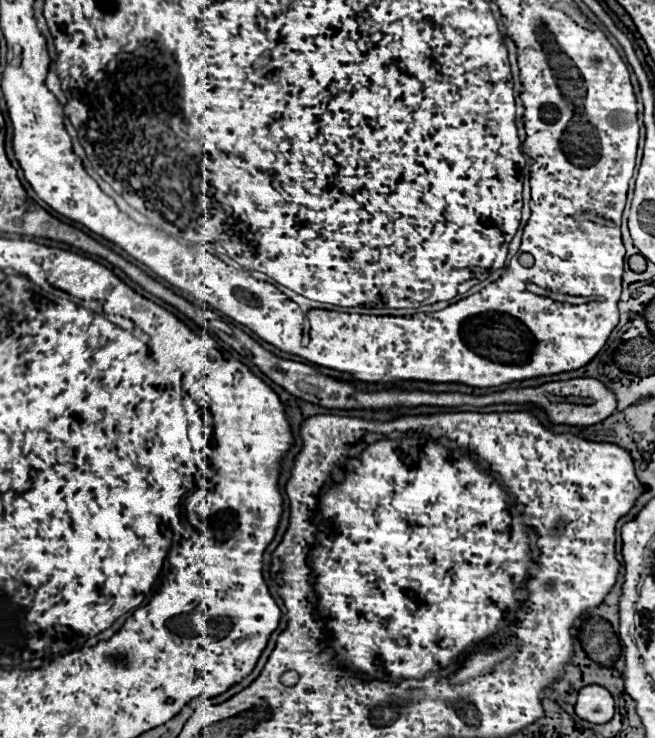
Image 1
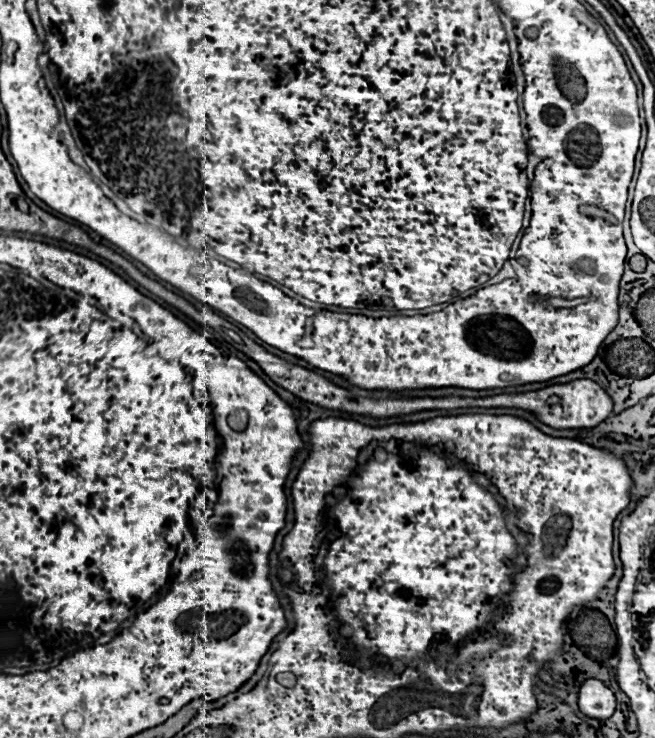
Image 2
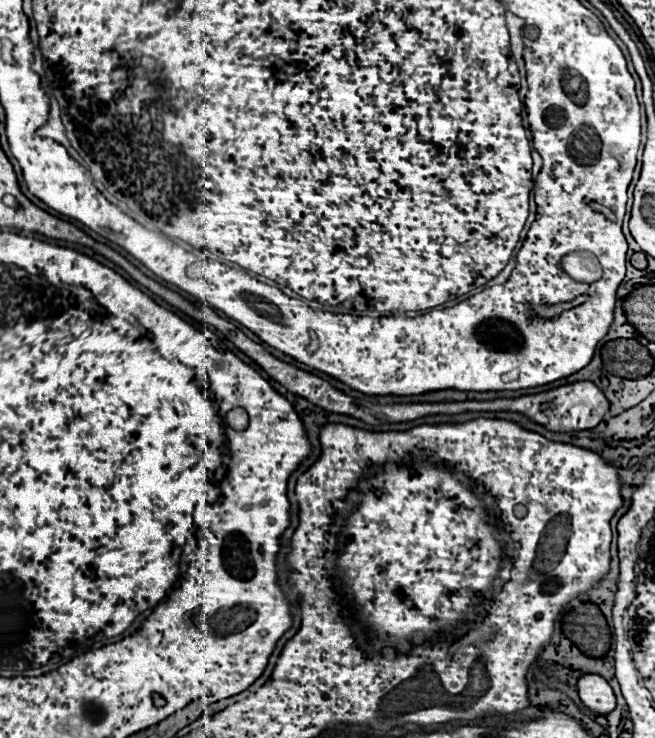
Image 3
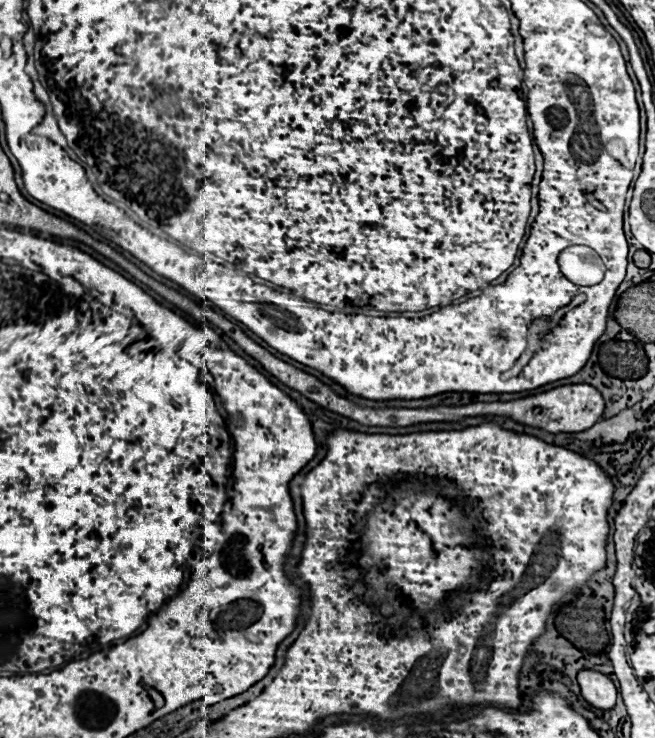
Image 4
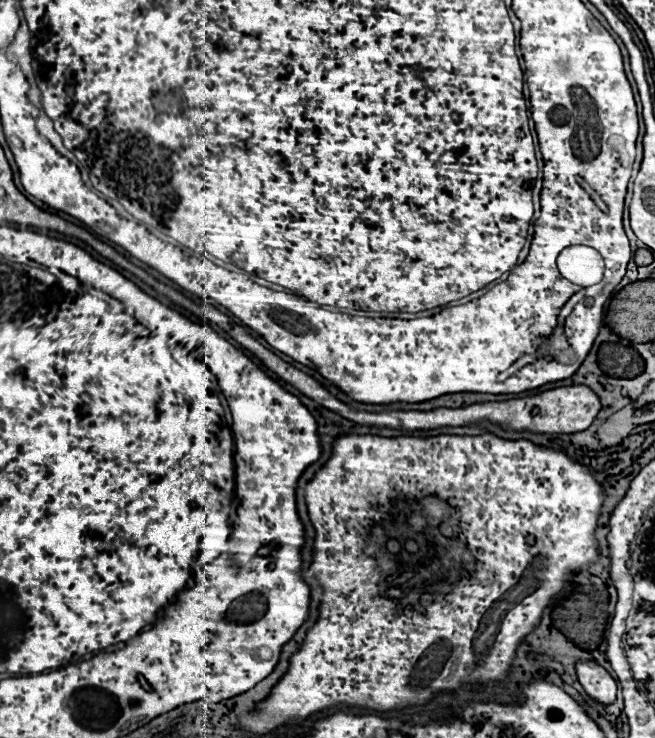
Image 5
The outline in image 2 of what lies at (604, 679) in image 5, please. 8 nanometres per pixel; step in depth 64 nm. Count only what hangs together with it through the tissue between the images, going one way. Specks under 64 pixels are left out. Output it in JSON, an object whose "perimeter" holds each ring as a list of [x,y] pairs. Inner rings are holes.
{"perimeter":[[[588,678],[580,686],[578,706],[580,706],[580,712],[588,714],[590,718],[602,720],[602,718],[612,716],[612,712],[616,708],[616,698],[604,682],[600,682],[596,678]]]}

